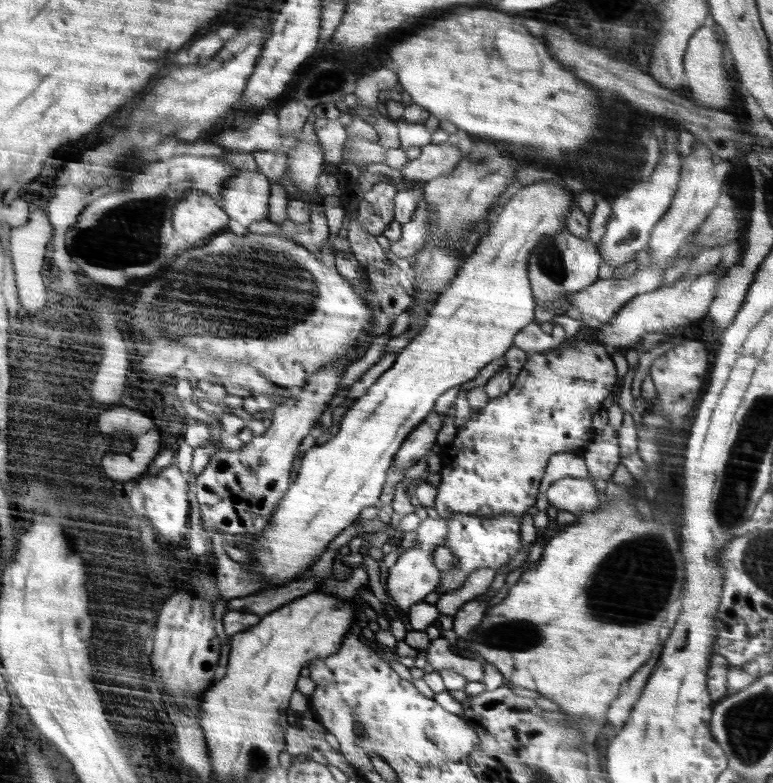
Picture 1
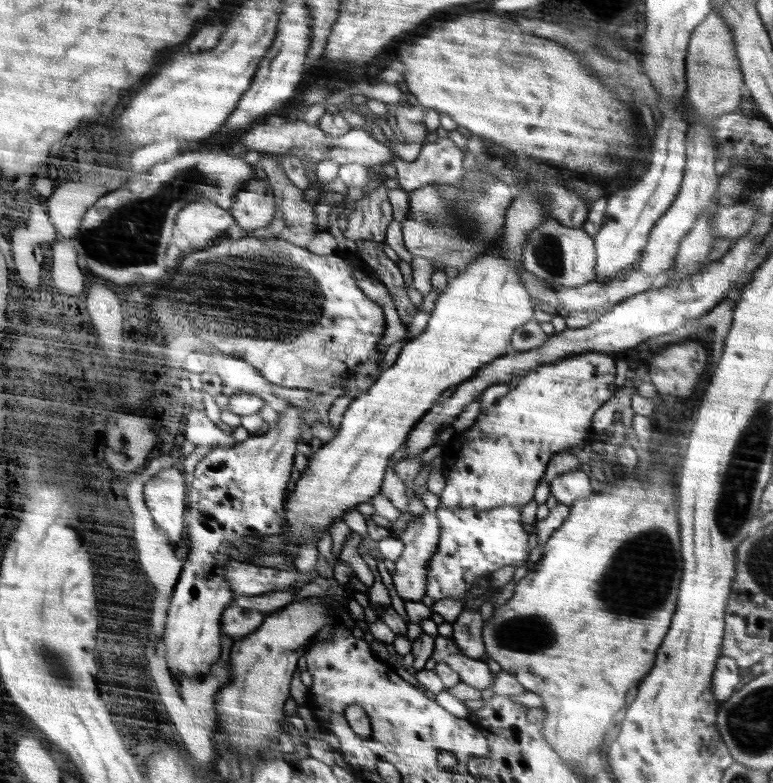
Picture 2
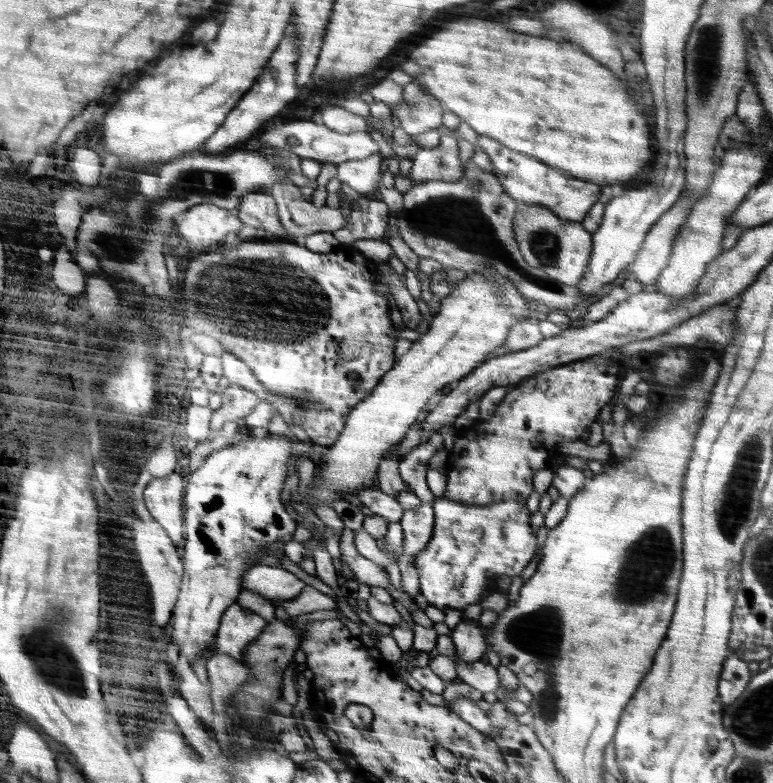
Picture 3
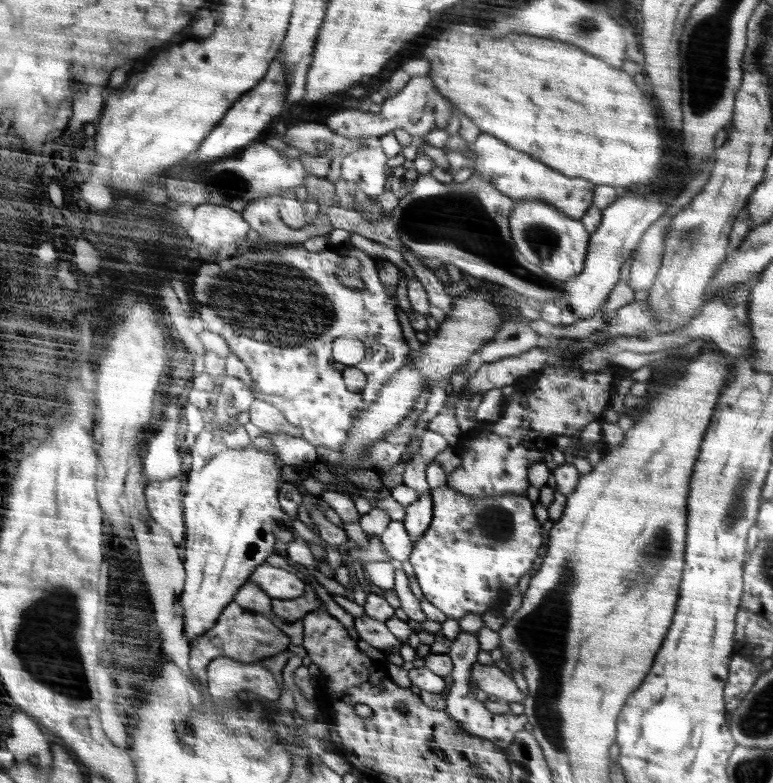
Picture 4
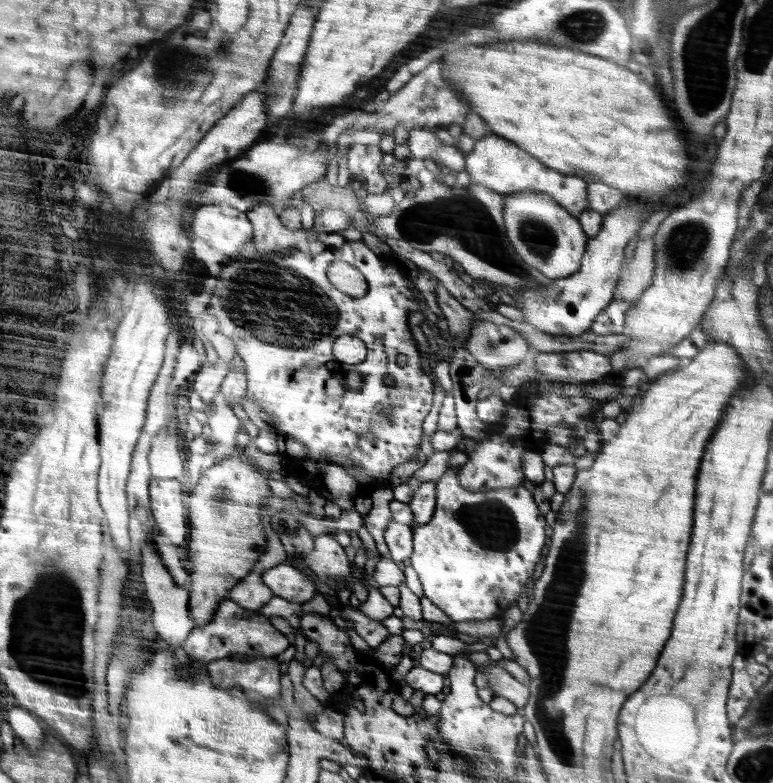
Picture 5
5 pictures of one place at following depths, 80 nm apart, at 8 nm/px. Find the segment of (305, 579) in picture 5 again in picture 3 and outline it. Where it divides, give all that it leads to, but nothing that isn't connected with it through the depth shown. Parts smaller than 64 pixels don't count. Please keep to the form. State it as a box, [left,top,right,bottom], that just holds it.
[241,564,304,599]

